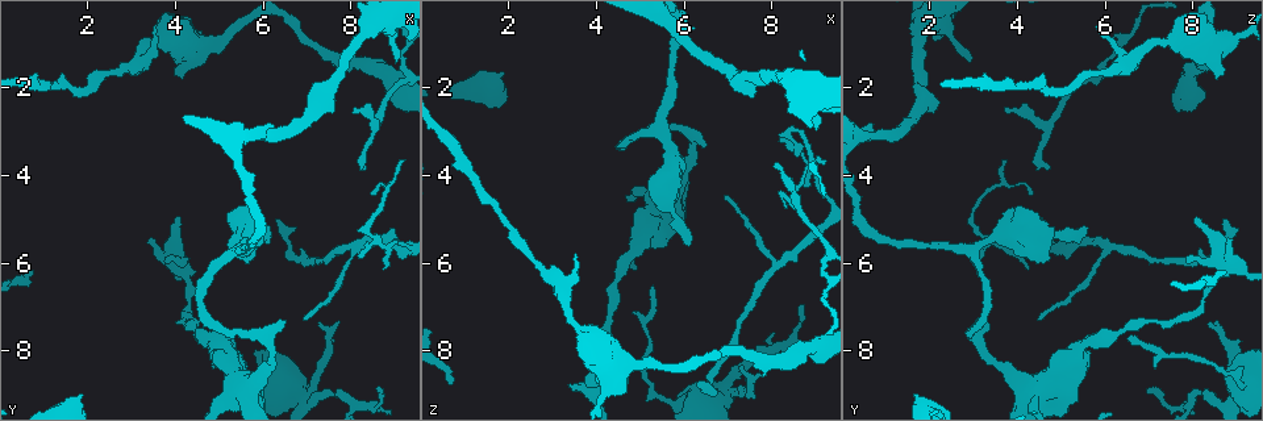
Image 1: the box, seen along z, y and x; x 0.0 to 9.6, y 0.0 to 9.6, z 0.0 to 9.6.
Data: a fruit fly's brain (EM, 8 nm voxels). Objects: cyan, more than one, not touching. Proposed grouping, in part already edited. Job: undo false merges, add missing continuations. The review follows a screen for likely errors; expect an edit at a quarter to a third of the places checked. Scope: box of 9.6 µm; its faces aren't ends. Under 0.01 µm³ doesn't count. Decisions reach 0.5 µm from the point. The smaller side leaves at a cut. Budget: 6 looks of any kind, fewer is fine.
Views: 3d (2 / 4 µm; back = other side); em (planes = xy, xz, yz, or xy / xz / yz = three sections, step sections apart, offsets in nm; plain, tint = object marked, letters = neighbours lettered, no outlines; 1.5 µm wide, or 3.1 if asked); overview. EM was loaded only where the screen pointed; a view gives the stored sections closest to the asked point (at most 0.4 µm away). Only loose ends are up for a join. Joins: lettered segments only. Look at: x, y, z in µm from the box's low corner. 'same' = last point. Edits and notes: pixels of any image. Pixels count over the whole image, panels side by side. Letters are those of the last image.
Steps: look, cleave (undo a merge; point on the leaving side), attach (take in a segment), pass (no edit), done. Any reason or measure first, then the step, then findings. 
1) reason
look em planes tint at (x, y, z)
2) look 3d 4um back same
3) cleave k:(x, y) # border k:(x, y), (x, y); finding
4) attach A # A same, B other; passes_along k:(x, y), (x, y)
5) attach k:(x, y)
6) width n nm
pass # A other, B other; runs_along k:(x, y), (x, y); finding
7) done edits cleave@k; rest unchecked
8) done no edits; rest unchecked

thin end
look 3d 2um at (8.15, 5.85, 3.10)

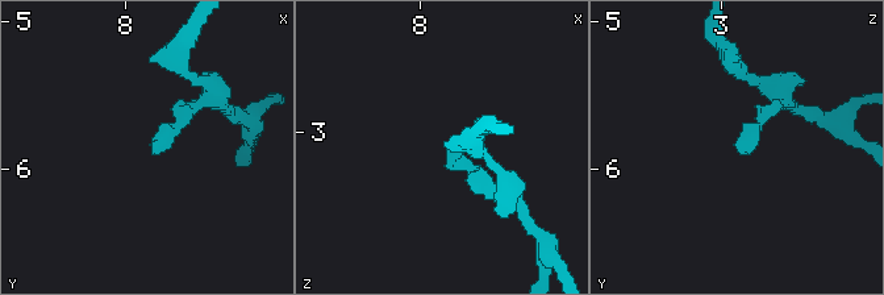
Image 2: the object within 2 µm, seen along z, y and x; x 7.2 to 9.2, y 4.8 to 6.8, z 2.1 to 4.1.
look em planes tint at (8.20, 5.88, 3.12)

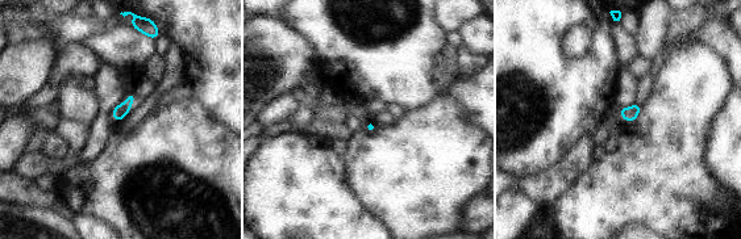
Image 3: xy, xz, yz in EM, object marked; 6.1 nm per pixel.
look em planes letters same

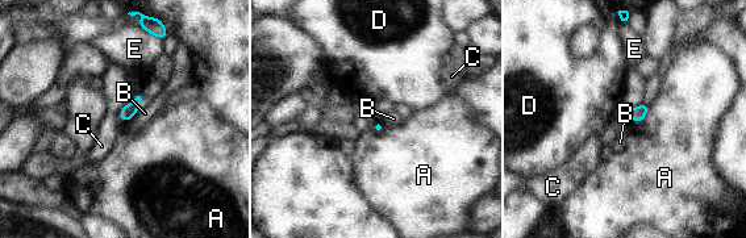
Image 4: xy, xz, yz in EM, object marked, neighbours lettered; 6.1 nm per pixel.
longest_contact B 180 nm
pass # A other, B other, C other, D other, E other; no lettered segment goes on from it

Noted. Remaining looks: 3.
look em planes letters at (3.15, 1.50, 6.50)

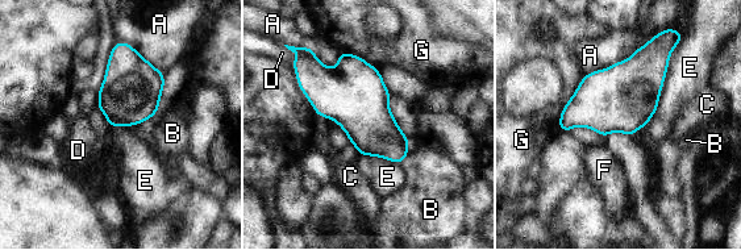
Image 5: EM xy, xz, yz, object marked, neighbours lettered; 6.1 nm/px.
longest_contact E 600 nm
pass # A other, B other, C other, D other, E other, F other, G other; border 5:(163, 74), (116, 42), (98, 91); all the same cell

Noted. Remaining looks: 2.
done no edits; rest unchecked

